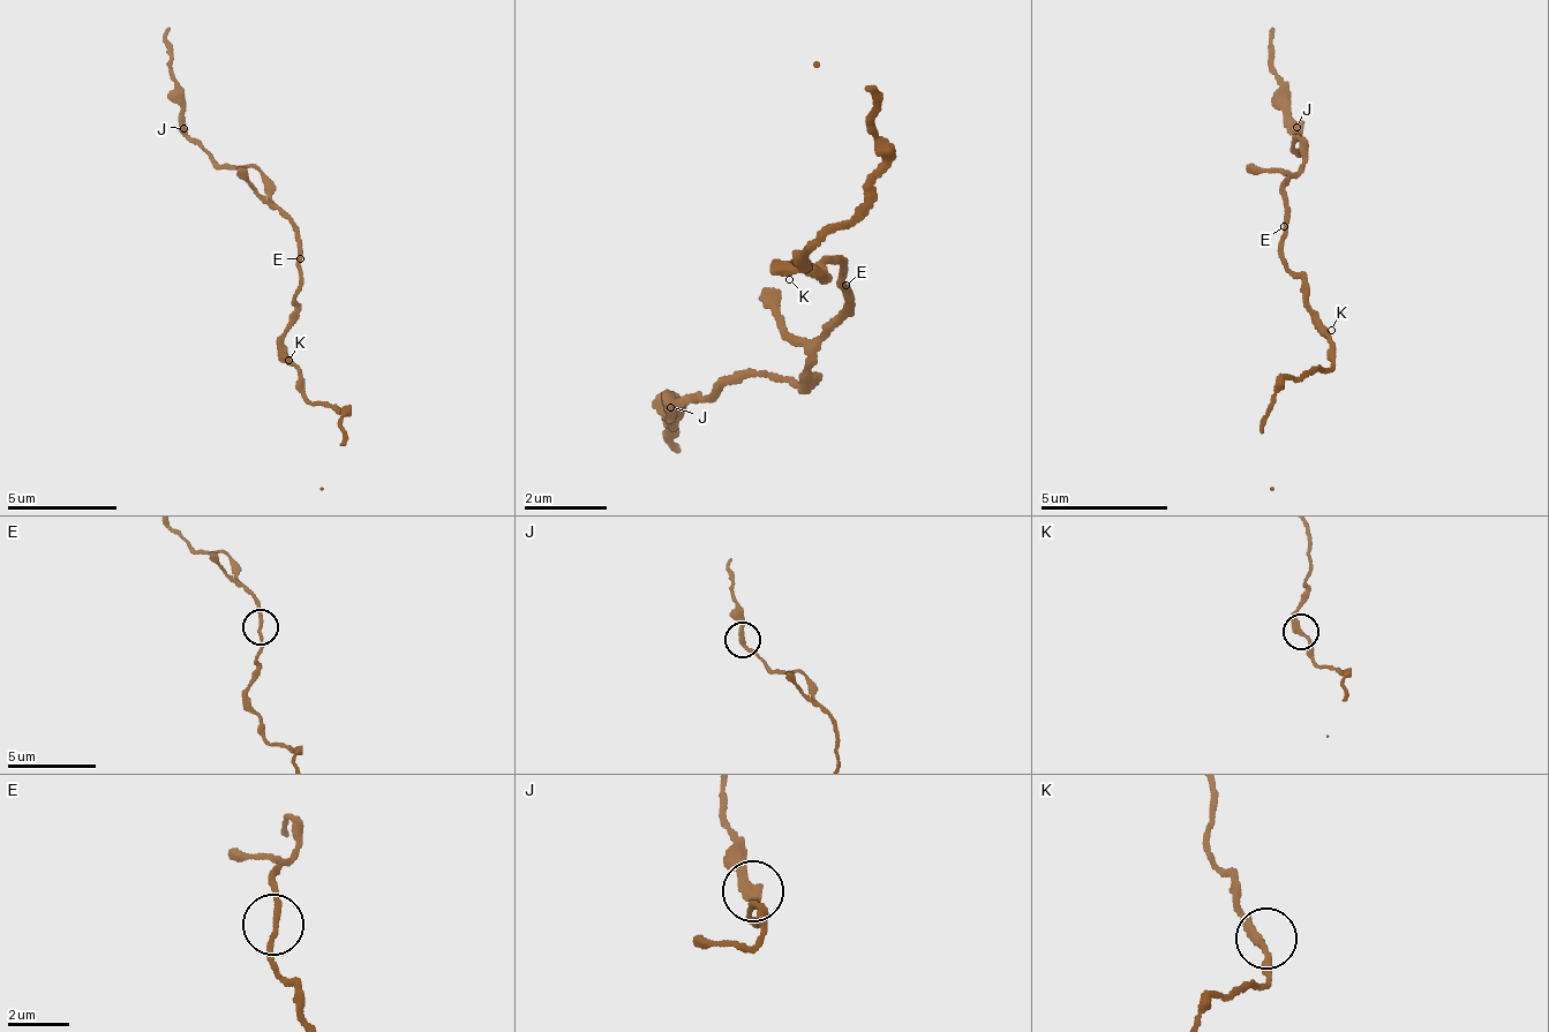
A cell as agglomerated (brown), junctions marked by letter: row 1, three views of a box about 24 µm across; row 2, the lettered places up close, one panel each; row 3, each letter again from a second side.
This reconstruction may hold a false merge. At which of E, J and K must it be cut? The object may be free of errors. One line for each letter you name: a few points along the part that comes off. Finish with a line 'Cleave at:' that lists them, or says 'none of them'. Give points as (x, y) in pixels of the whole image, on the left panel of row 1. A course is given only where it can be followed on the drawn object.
J: foreign part runs (185, 129), (171, 66), (171, 27)
Cleave at: J

